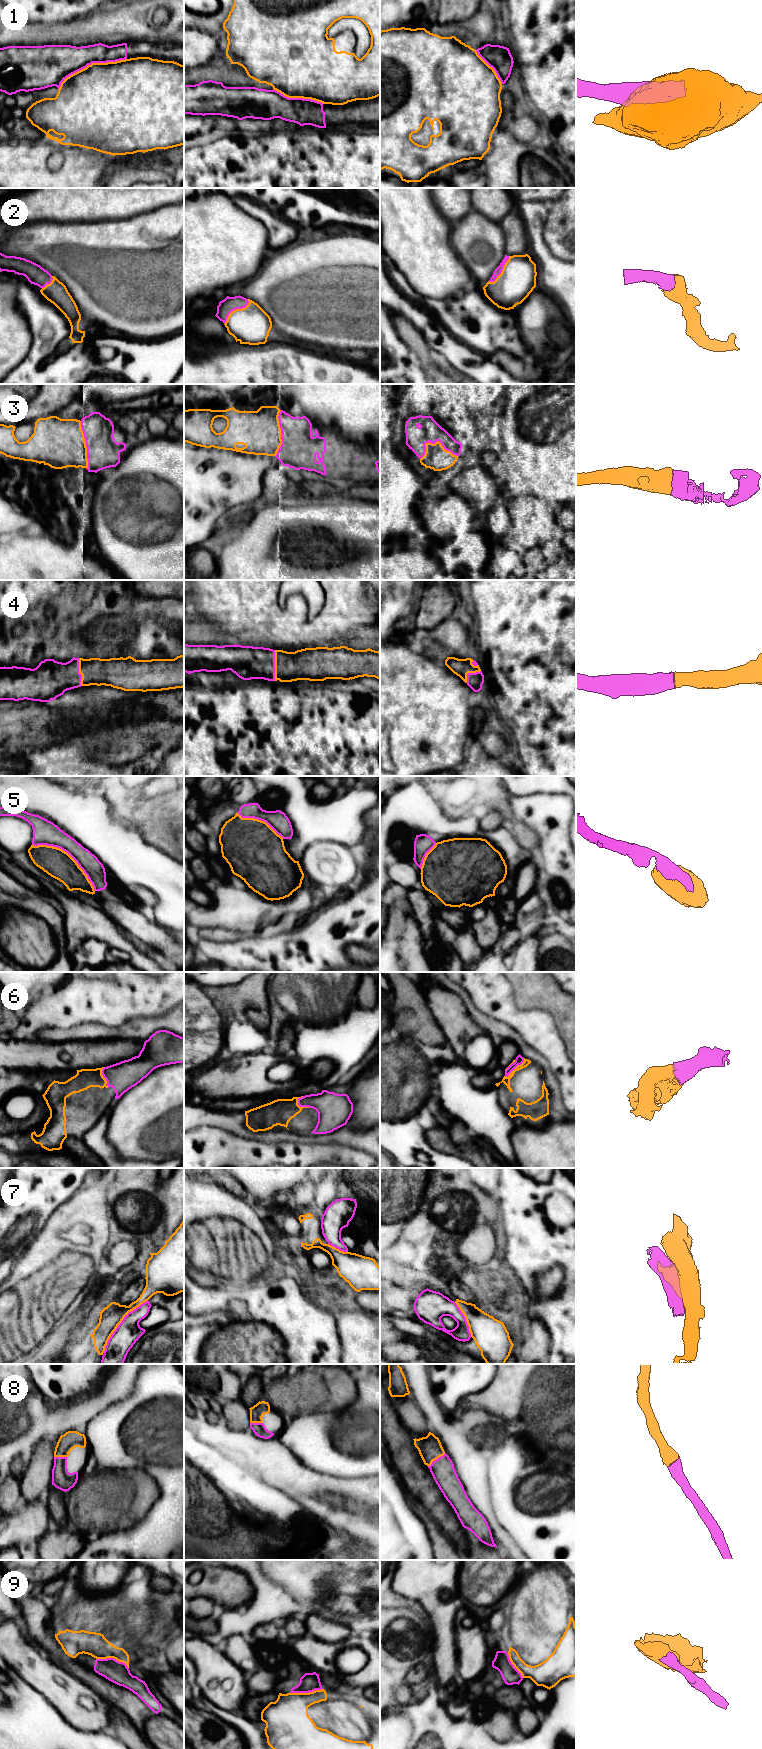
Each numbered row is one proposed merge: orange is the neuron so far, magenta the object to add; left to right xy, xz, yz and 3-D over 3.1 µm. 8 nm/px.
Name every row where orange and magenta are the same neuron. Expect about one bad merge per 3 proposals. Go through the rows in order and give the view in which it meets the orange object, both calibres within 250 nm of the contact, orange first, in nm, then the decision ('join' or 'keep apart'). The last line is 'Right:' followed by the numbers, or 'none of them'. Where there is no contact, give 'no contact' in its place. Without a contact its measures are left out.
1: contact in xy; calibres 480 and 260 nm; keep apart
2: contact in xz; calibres 300 and 120 nm; join
3: contact in yz; calibres 190 and 180 nm; join
4: contact in xz; calibres 260 and 280 nm; join
5: contact in xy; calibres 220 and 190 nm; join
6: contact in yz; calibres 60 and 70 nm; join
7: contact in xy; calibres 180 and 190 nm; keep apart
8: contact in yz; calibres 190 and 190 nm; join
9: contact in xy; calibres 190 and 180 nm; keep apart
Right: 2, 3, 4, 5, 6, 8

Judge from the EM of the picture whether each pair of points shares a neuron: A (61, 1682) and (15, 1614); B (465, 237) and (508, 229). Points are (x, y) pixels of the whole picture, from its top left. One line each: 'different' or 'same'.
A: different
B: different

